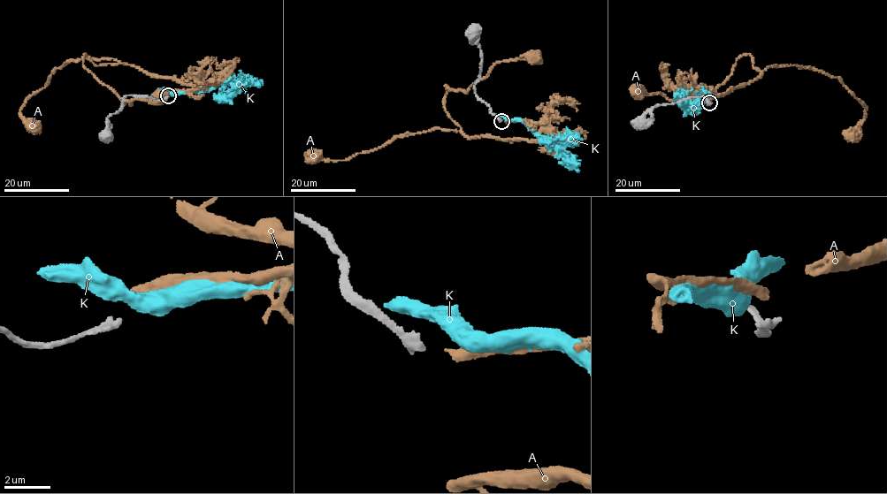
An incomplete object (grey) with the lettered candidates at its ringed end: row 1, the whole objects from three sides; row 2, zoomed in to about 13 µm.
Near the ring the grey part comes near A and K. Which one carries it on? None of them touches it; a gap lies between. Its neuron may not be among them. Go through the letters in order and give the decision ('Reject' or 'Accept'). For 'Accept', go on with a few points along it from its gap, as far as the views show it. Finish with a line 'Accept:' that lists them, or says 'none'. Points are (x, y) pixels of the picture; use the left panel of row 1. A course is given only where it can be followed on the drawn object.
A: Reject
K: Reject
Accept: none

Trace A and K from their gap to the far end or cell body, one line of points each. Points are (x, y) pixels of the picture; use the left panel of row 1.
A: (171, 93), (214, 84), (180, 82), (125, 64), (97, 65), (82, 56), (83, 64), (124, 104), (156, 96)
K: (170, 94), (210, 90), (220, 84), (222, 94), (226, 94), (233, 87), (234, 74)

